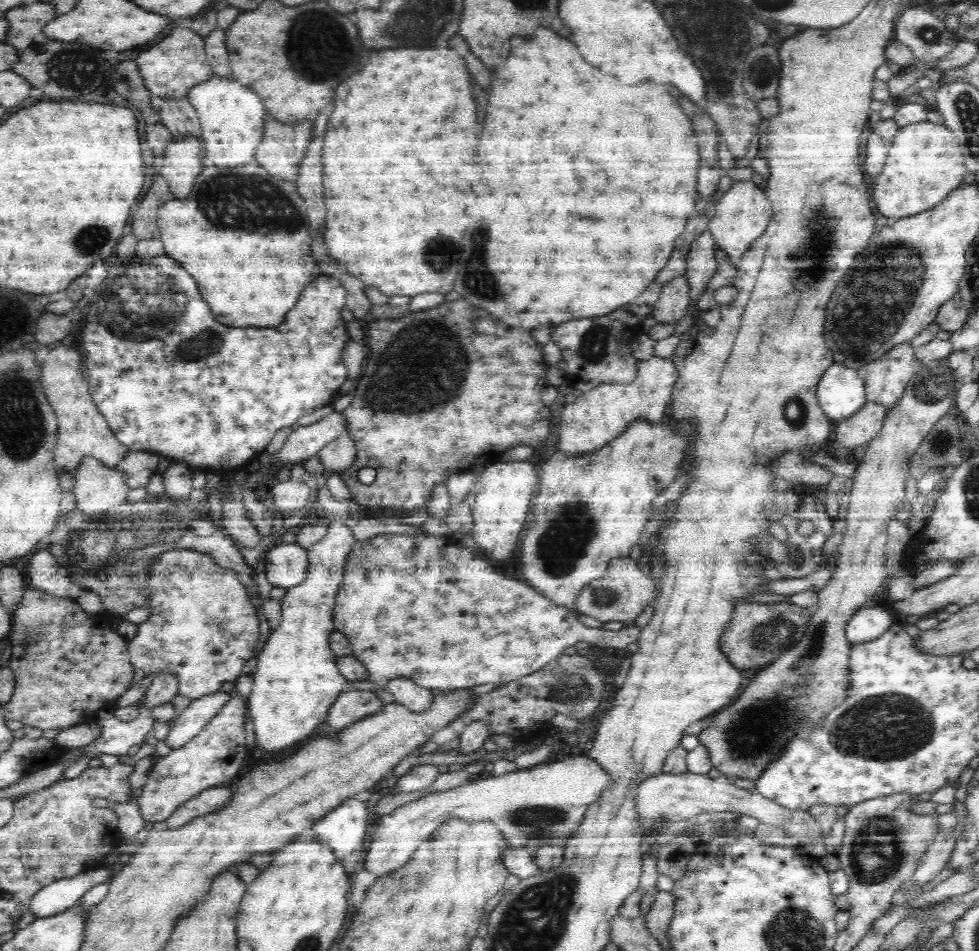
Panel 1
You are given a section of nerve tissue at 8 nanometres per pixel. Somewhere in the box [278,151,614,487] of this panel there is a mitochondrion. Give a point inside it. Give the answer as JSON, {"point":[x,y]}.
{"point":[410,371]}

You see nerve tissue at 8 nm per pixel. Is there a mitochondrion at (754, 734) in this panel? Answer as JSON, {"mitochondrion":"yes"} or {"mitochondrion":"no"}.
{"mitochondrion":"yes"}

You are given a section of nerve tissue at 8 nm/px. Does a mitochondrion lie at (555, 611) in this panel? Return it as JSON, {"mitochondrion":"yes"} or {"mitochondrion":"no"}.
{"mitochondrion":"no"}

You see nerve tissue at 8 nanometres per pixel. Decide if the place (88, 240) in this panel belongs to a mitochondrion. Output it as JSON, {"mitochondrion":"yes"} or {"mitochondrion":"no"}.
{"mitochondrion":"yes"}

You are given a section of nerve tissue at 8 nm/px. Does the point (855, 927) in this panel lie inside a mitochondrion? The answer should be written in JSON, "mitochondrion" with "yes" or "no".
{"mitochondrion":"no"}

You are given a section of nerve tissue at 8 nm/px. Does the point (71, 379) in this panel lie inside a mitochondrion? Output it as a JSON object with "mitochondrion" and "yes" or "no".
{"mitochondrion":"no"}

